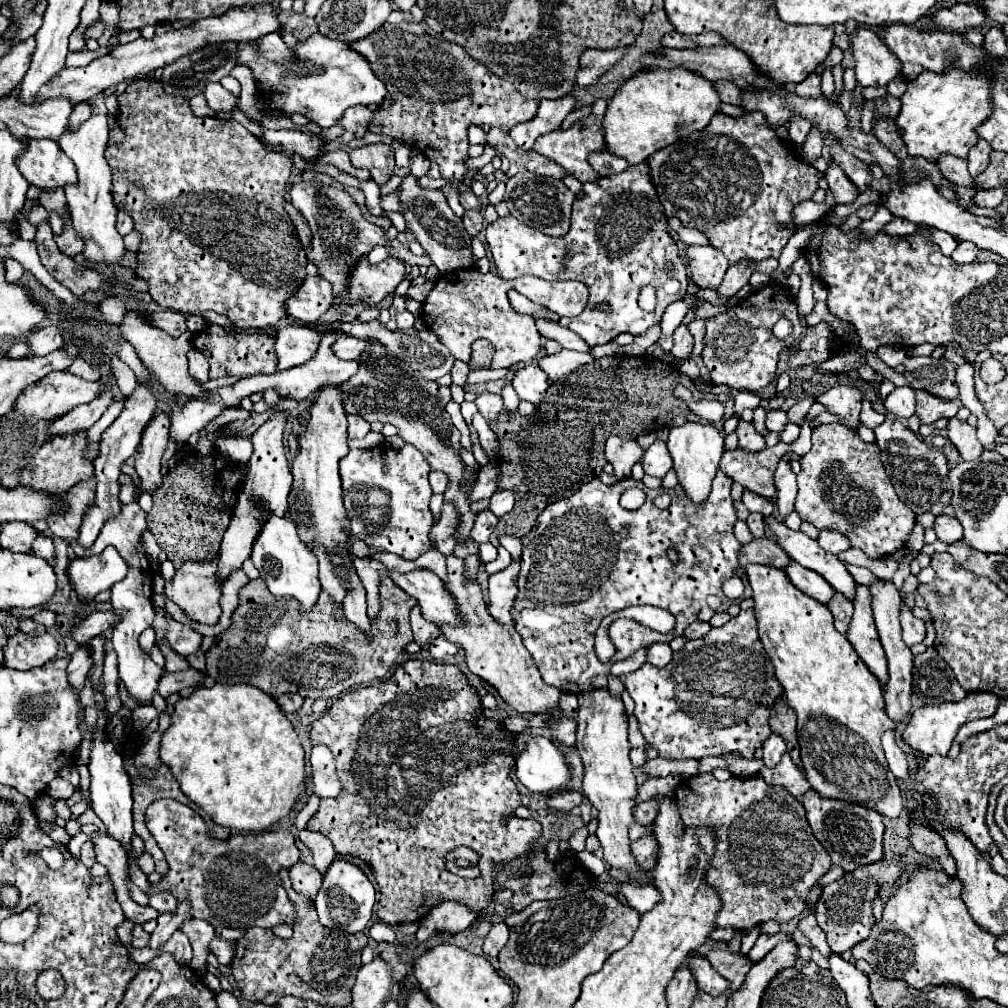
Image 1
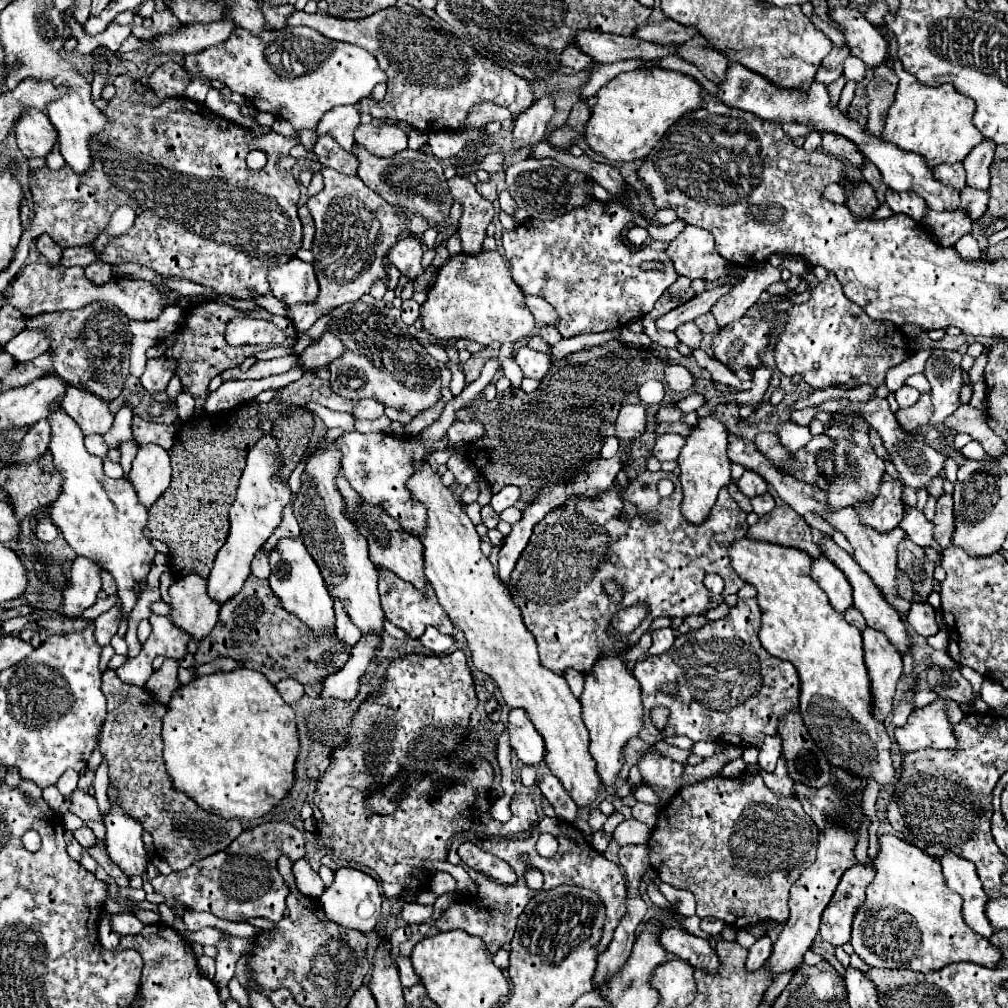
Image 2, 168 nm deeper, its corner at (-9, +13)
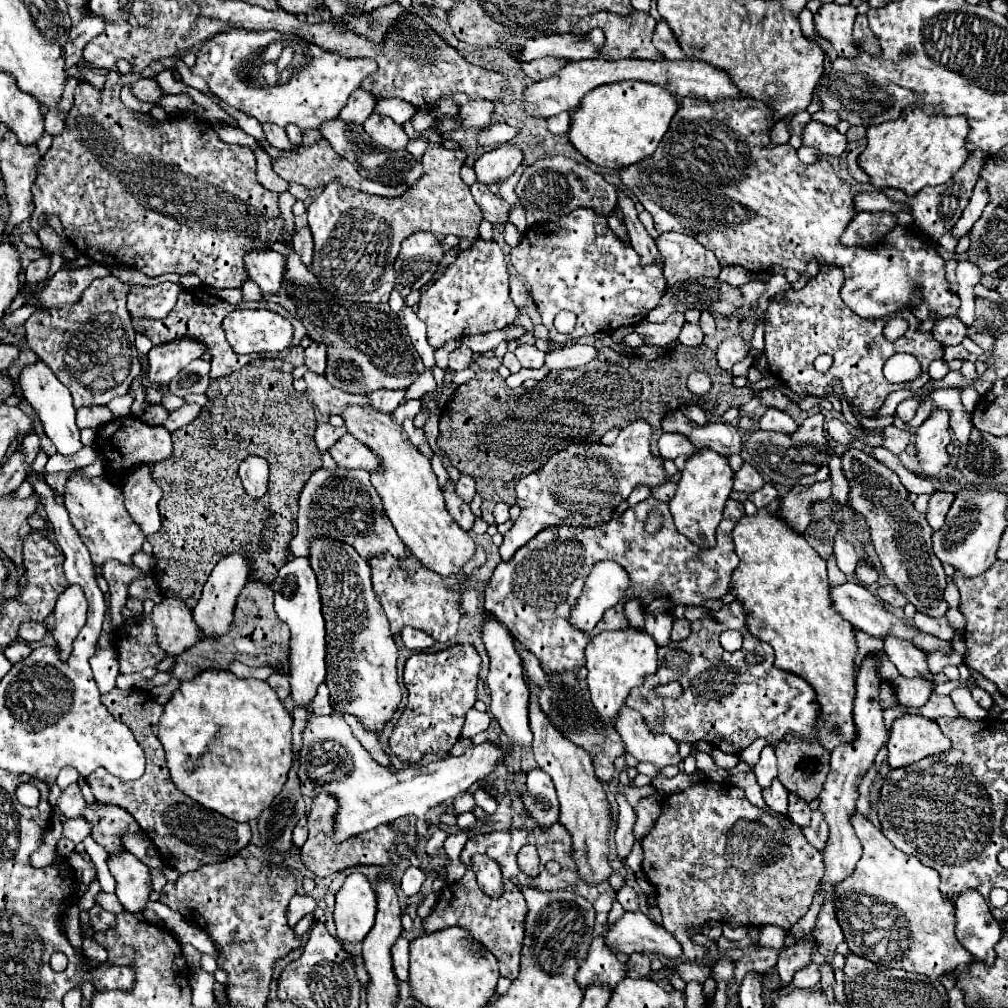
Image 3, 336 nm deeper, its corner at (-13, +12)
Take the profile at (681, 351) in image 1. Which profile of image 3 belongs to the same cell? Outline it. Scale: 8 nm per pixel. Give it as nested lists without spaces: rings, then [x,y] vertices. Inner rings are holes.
[[[685,323],[679,333],[679,343],[687,347],[699,347],[703,343],[703,331],[699,329],[699,325]]]

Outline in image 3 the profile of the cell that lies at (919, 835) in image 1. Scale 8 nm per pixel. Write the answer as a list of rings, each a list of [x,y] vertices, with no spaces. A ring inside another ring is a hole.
[[[963,893],[955,903],[955,935],[957,941],[973,955],[971,963],[995,963],[995,943],[999,941],[1003,929],[991,917],[987,903],[979,893]]]

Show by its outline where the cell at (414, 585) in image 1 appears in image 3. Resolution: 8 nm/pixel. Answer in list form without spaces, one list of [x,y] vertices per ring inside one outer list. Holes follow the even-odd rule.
[[[317,469],[305,483],[299,495],[299,515],[297,515],[297,535],[291,541],[291,553],[295,557],[309,557],[311,539],[327,537],[341,543],[353,545],[353,549],[363,557],[373,557],[381,551],[389,551],[395,557],[405,555],[405,545],[395,533],[391,521],[383,513],[383,505],[375,489],[371,489],[369,473],[361,469]]]

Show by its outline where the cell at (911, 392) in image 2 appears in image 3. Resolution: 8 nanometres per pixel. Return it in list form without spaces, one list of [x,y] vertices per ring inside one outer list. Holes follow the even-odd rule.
[[[907,399],[907,401],[899,403],[899,407],[897,407],[895,415],[897,415],[897,417],[903,421],[903,423],[909,423],[909,421],[911,421],[911,417],[915,415],[917,405],[919,405],[919,401],[915,401],[915,399]]]

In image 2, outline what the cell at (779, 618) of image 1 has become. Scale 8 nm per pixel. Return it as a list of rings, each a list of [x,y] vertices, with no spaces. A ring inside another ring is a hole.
[[[747,538],[733,542],[729,556],[735,572],[757,588],[763,614],[759,632],[763,648],[797,668],[801,682],[799,712],[829,764],[859,778],[863,786],[867,778],[873,778],[883,788],[895,786],[897,770],[891,760],[891,738],[885,724],[873,714],[871,680],[863,658],[861,632],[831,608],[827,594],[811,578],[811,556],[795,548],[755,544],[755,540]]]

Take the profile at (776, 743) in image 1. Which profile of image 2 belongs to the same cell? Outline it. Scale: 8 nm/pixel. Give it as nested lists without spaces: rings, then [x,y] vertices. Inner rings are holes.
[[[779,734],[765,738],[765,742],[761,746],[761,752],[759,752],[759,766],[763,770],[767,770],[767,772],[775,770],[775,764],[781,756],[781,744],[783,744],[783,740],[779,740]]]

